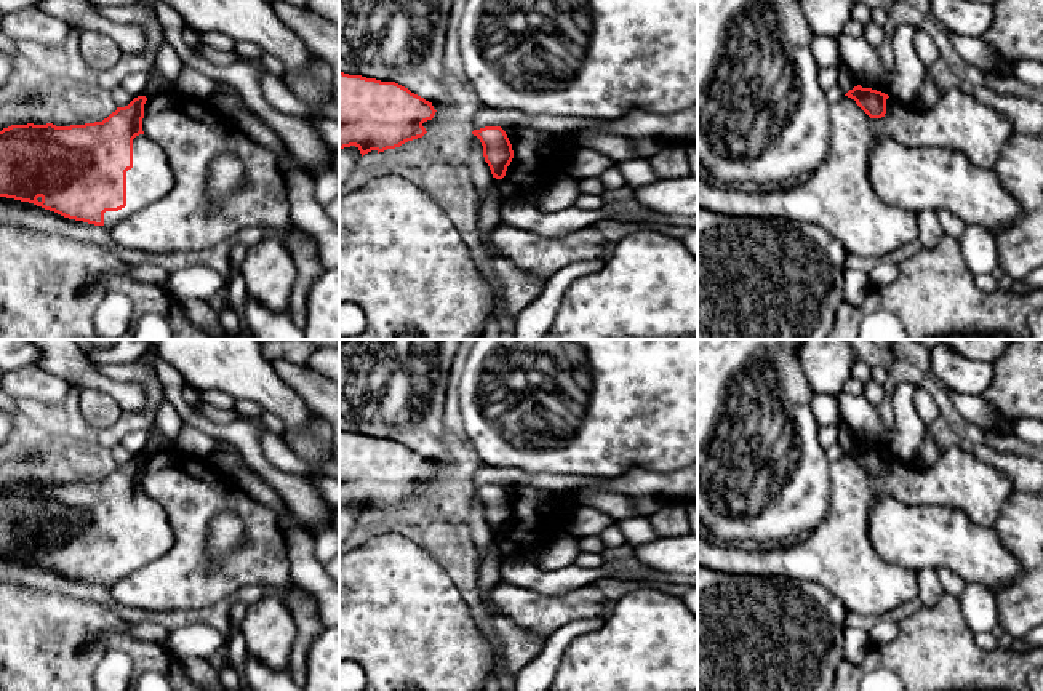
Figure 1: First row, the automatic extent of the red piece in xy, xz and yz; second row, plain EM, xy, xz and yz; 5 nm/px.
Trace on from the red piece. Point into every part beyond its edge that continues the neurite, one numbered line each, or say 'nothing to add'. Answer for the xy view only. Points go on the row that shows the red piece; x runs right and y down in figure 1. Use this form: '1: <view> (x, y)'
1: xy (151, 178)

